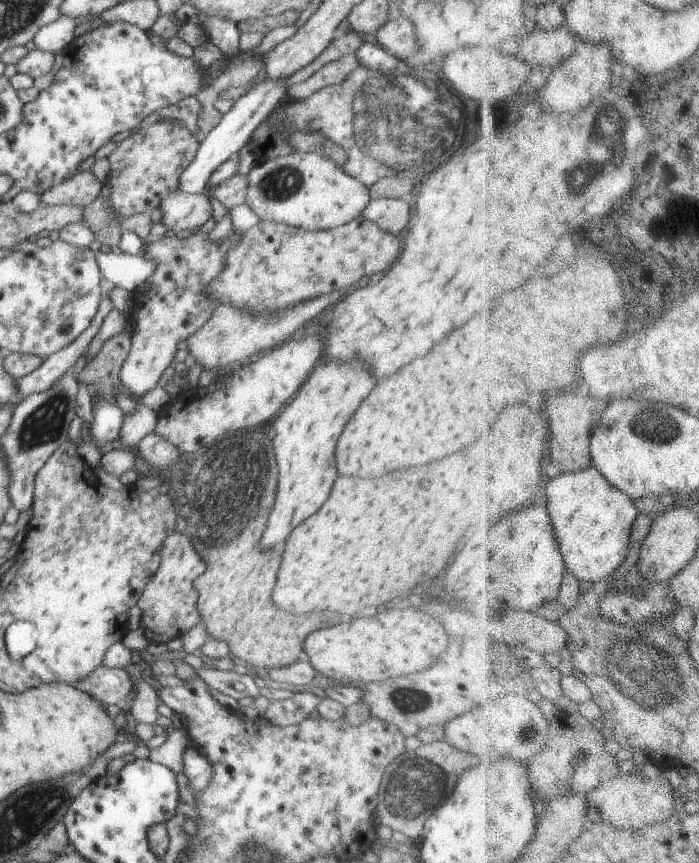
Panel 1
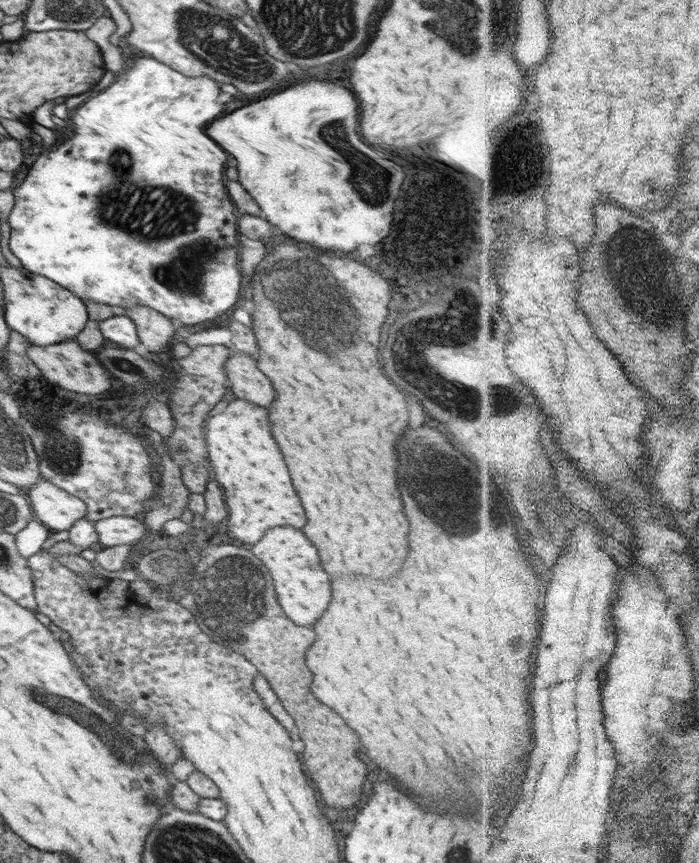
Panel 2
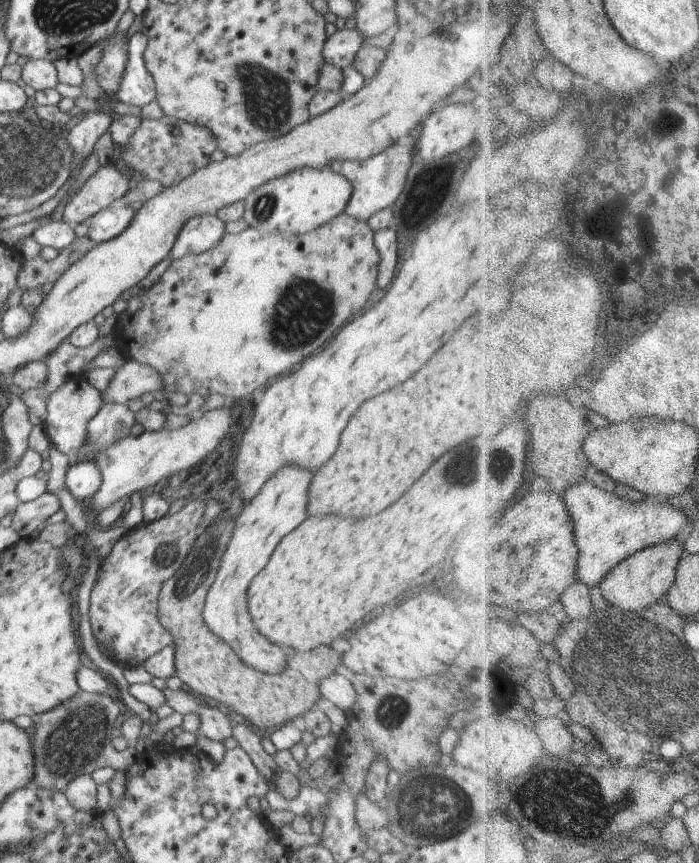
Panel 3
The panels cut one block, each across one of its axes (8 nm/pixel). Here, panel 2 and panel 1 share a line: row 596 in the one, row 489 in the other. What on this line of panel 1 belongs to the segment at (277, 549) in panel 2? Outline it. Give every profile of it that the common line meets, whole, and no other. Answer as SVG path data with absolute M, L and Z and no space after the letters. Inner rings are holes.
M330 360L312 370L296 398L282 410L274 422L274 456L278 464L278 492L262 536L264 548L274 548L288 534L312 516L328 498L336 480L336 440L344 426L360 406L360 402L376 386L376 378L366 370L364 362Z

